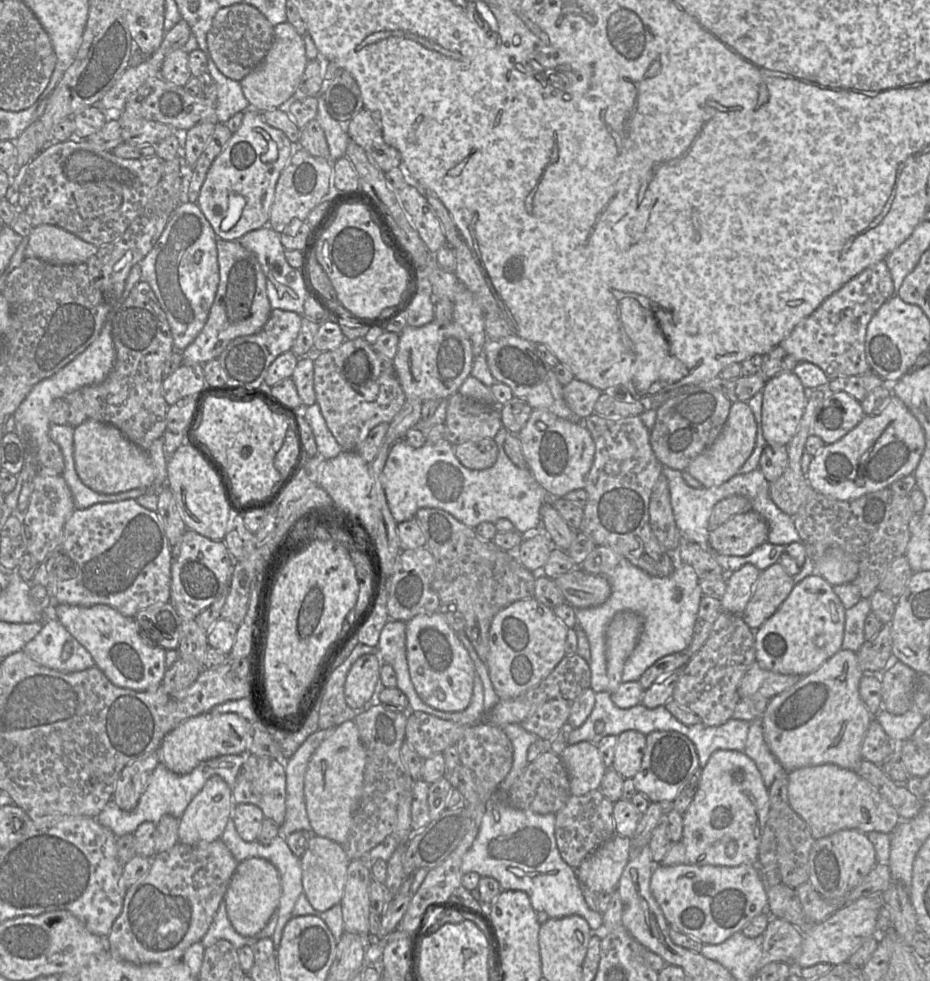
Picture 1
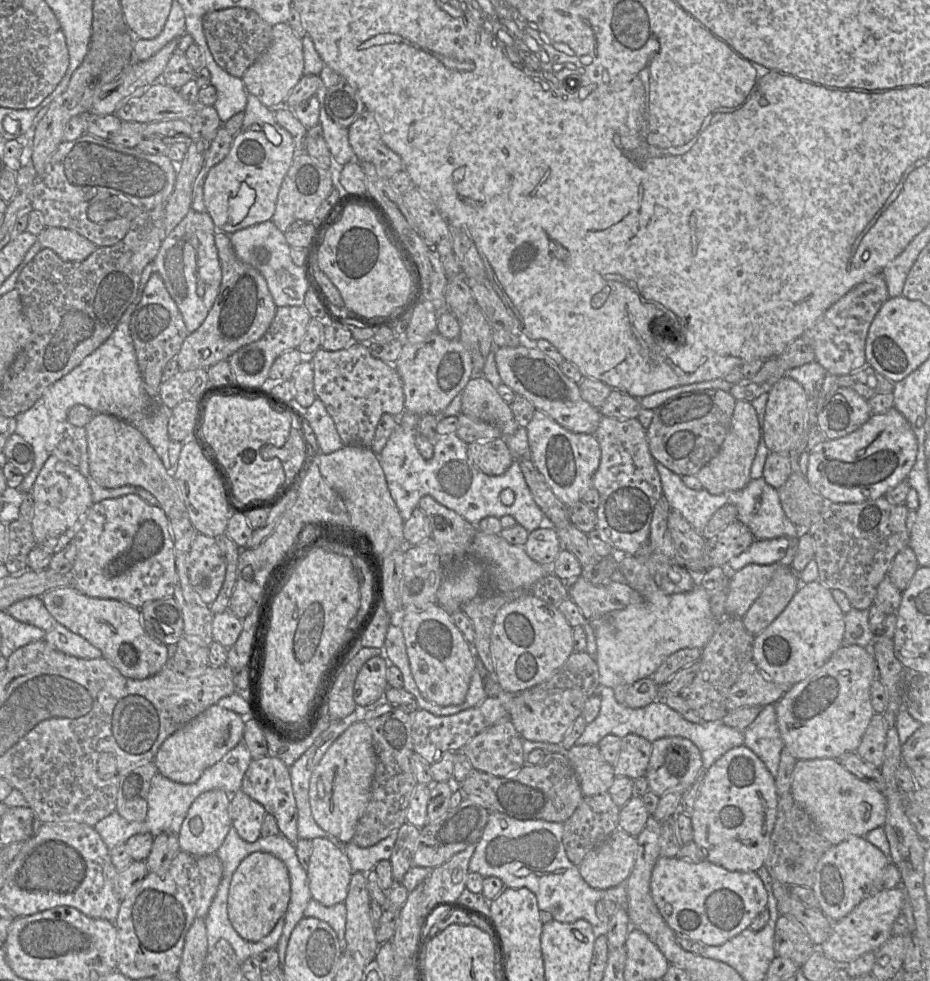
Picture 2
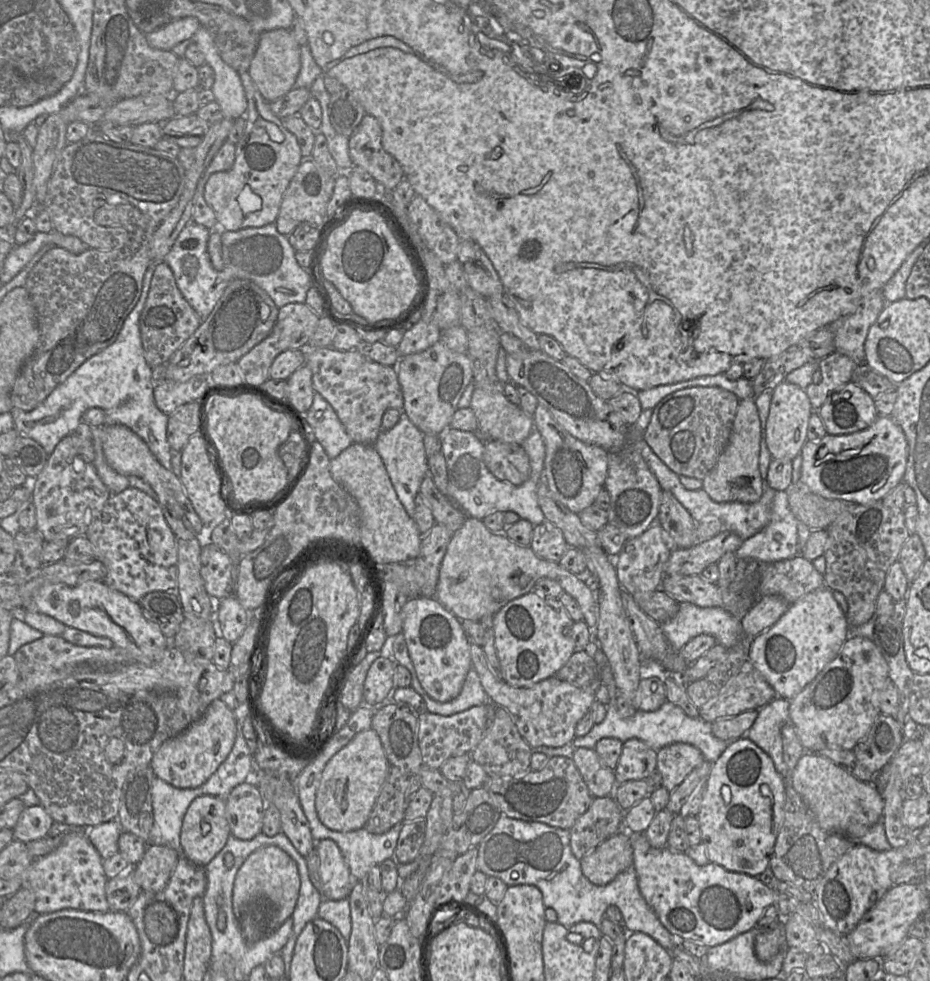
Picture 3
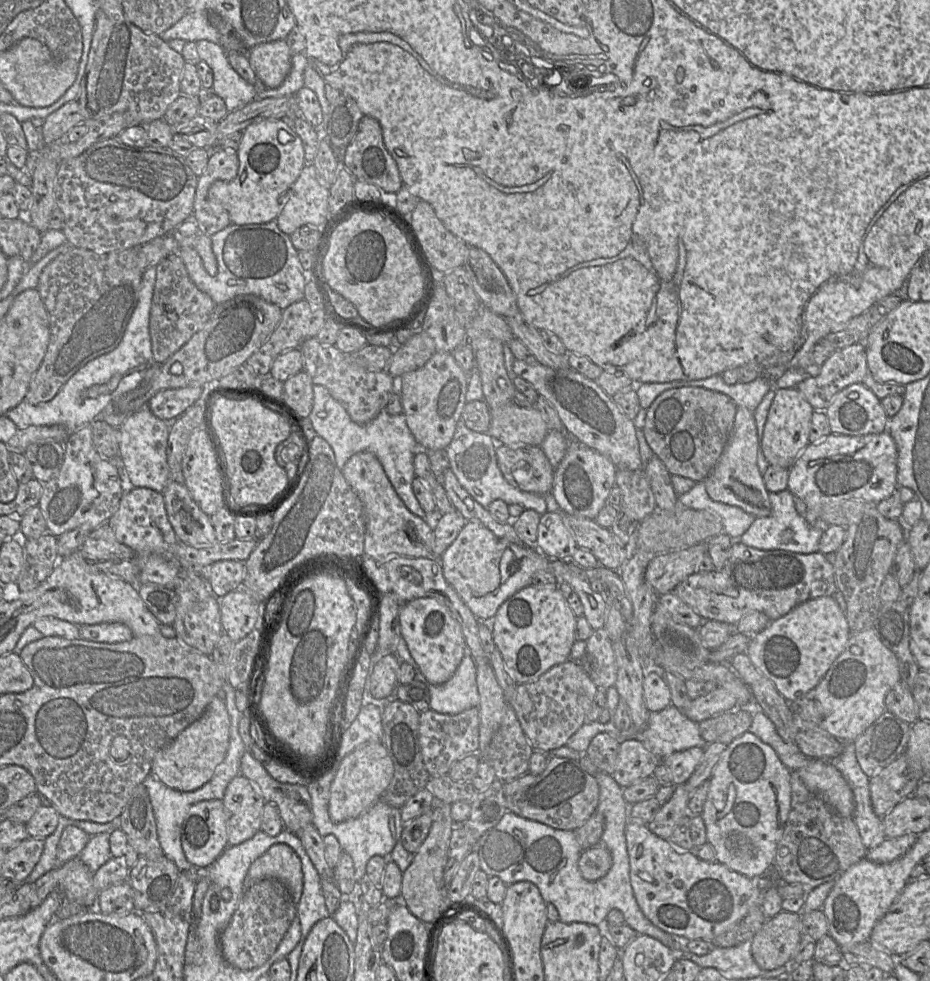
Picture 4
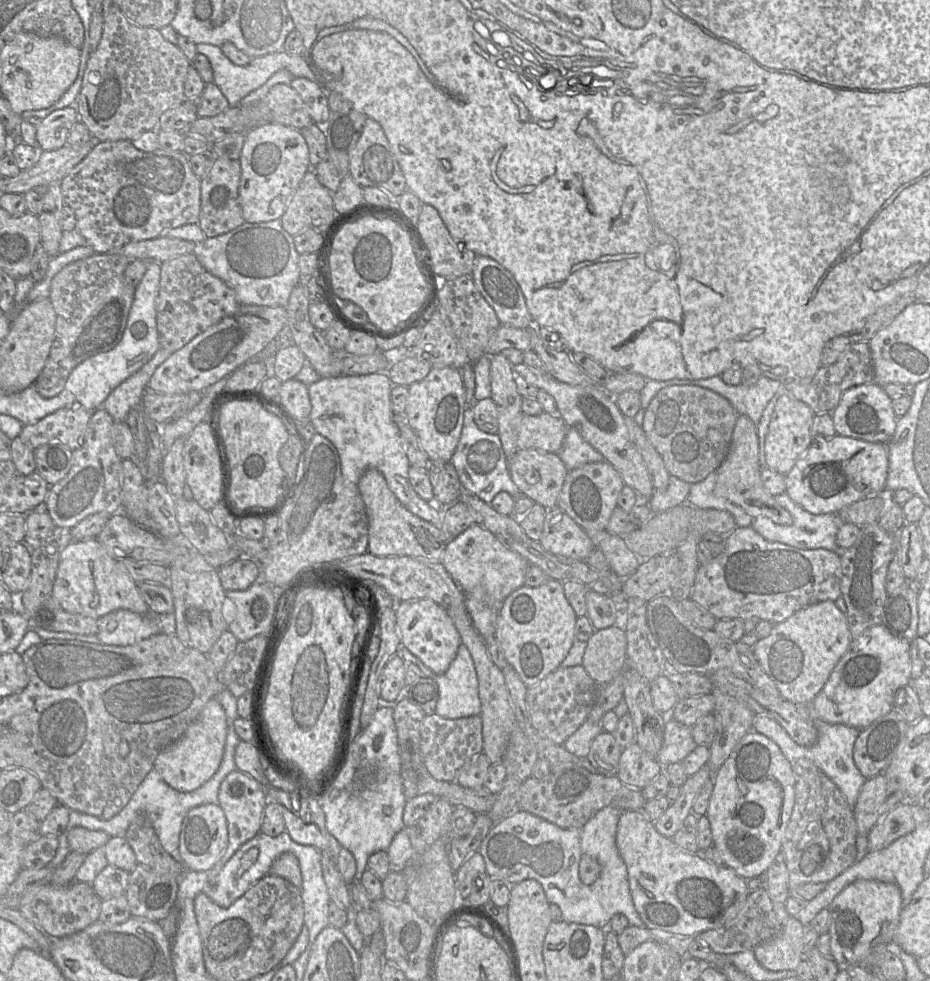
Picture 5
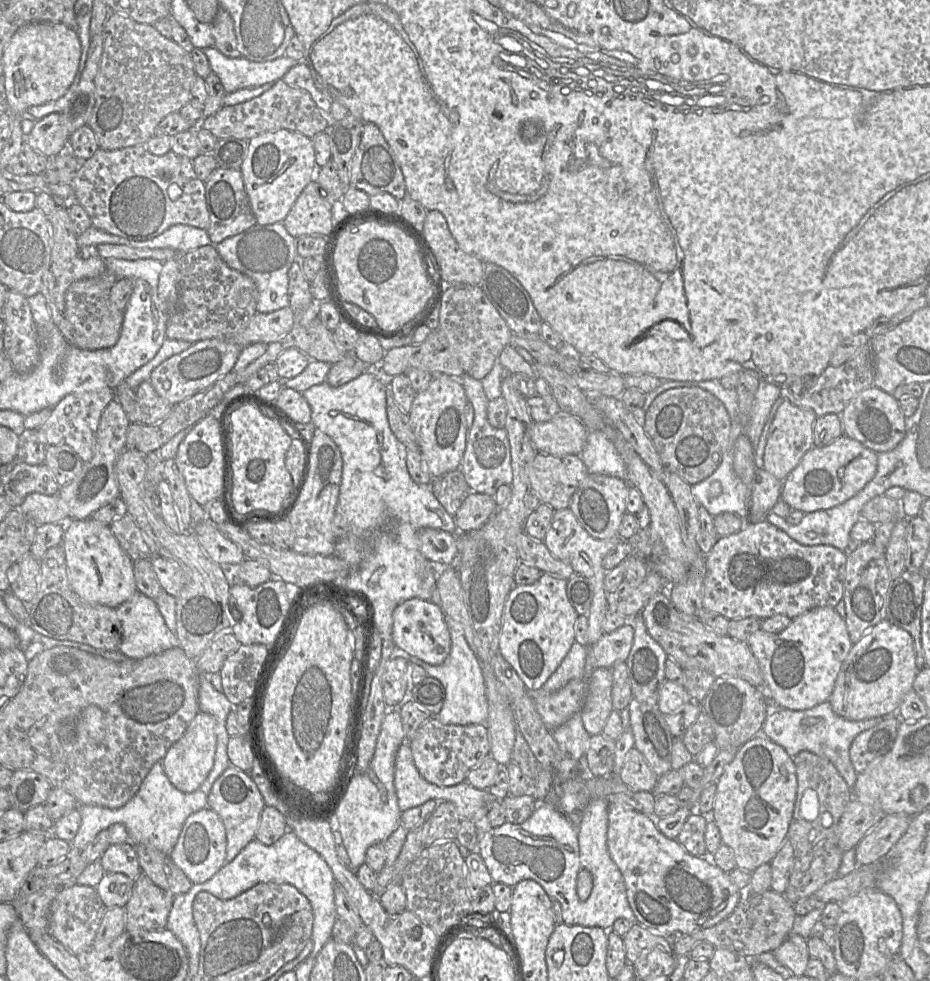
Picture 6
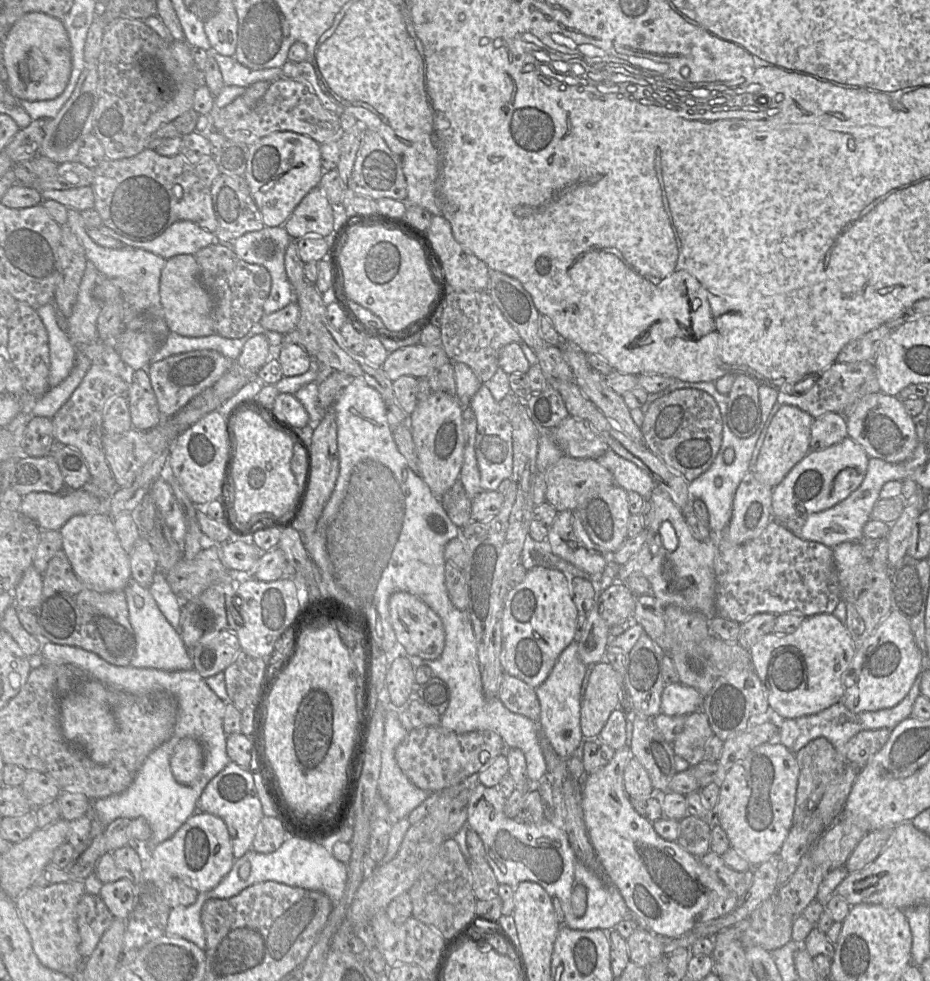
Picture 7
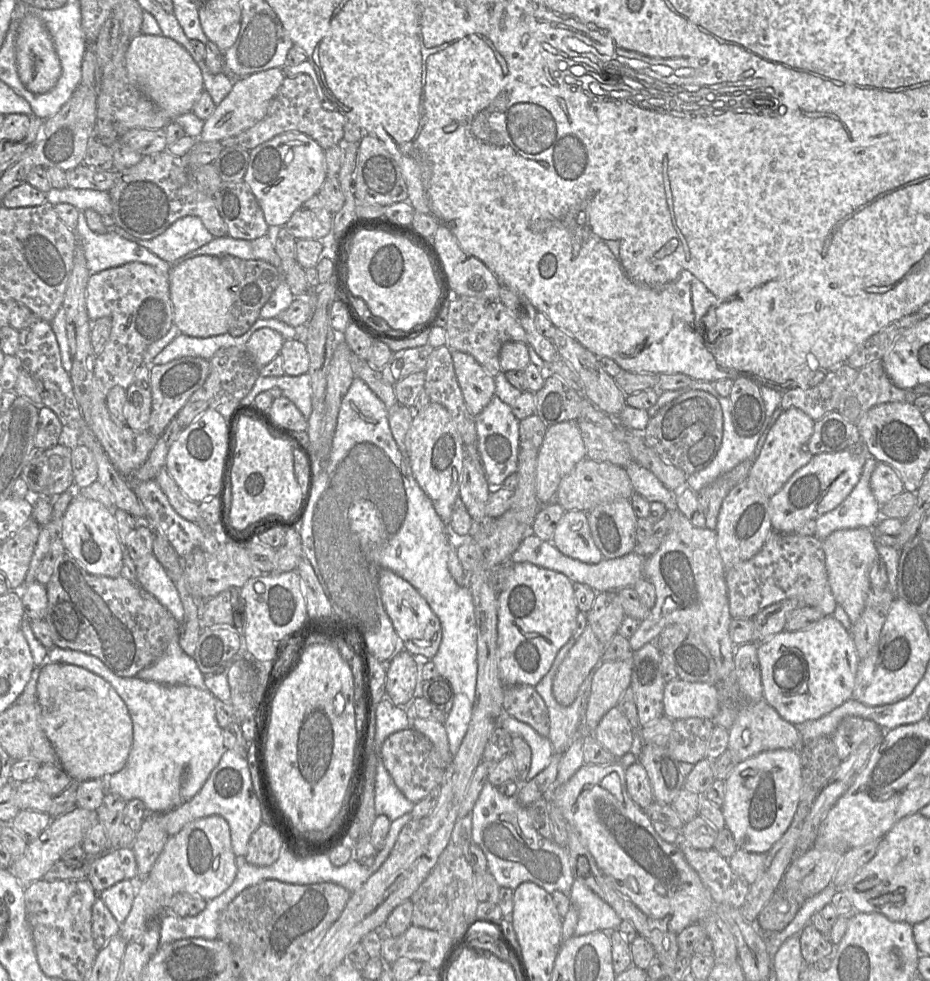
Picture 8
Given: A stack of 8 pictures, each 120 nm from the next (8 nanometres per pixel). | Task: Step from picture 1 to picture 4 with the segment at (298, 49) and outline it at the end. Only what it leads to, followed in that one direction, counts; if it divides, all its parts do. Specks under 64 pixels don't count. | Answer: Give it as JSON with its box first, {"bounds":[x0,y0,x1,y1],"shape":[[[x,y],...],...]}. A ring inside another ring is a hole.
{"bounds":[247,39,293,88],"shape":[[[285,39],[265,42],[250,48],[247,56],[258,78],[259,87],[277,88],[291,71],[293,53]]]}

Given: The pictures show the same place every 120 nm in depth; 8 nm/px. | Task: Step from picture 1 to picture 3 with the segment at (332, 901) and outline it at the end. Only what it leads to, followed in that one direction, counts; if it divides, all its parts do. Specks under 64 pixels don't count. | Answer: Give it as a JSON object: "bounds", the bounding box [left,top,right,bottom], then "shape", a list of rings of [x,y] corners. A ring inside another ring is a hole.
{"bounds":[315,839,355,900],"shape":[[[322,839],[316,841],[315,850],[320,860],[319,873],[324,900],[348,898],[355,880],[338,845],[332,839]]]}

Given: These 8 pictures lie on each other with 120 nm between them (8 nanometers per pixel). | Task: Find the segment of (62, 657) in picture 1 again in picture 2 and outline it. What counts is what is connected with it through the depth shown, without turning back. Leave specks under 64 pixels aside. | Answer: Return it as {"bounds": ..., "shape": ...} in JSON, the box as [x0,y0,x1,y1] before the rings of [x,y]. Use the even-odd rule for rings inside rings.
{"bounds":[44,623,102,659],"shape":[[[59,623],[54,629],[45,633],[44,641],[51,647],[77,658],[96,659],[102,657],[102,652],[98,648]]]}

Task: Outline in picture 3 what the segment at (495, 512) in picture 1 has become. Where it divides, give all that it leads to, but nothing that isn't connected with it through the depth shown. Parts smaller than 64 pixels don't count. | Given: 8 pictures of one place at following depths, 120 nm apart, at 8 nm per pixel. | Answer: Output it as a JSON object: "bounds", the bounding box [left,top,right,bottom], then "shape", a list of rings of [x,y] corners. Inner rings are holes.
{"bounds":[373,411,546,526],"shape":[[[401,411],[397,424],[387,431],[380,431],[373,444],[382,458],[399,501],[407,514],[413,519],[415,512],[414,499],[419,492],[423,478],[430,474],[423,435],[424,433],[411,422],[407,414]],[[447,428],[443,434],[438,435],[441,436],[441,452],[447,466],[447,497],[467,516],[482,520],[493,512],[513,511],[534,526],[544,521],[544,513],[538,504],[537,486],[543,479],[546,450],[543,438],[536,428],[532,429],[521,444],[529,456],[531,466],[529,479],[521,485],[499,480],[488,470],[483,461],[485,441],[482,441],[476,433]]]}

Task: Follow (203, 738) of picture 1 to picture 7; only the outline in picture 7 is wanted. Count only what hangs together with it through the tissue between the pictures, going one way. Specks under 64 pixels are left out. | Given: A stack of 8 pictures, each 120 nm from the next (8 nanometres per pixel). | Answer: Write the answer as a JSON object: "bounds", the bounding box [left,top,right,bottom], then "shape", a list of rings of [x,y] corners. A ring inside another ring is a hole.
{"bounds":[170,737,203,785],"shape":[[[190,737],[179,741],[170,759],[173,777],[183,785],[190,785],[199,778],[203,764],[203,747],[196,739]]]}

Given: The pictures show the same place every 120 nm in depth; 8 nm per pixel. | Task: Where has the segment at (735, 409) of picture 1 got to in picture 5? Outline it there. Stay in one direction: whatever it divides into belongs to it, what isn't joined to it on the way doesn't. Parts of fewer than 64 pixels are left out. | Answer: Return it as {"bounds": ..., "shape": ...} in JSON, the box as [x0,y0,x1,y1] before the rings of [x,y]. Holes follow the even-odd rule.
{"bounds":[714,415,793,526],"shape":[[[737,415],[736,424],[732,433],[732,440],[728,454],[717,469],[717,479],[714,487],[716,496],[724,497],[740,506],[752,518],[764,516],[774,523],[790,526],[793,524],[791,514],[781,507],[764,488],[761,480],[761,470],[758,457],[757,425],[746,415]]]}

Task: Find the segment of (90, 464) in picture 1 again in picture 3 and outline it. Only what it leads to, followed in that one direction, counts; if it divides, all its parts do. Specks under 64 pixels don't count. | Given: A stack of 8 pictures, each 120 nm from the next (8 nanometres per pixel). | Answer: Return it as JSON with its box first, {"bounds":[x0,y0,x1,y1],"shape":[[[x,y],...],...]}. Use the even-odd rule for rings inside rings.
{"bounds":[103,425,206,539],"shape":[[[103,425],[103,452],[108,465],[126,477],[138,476],[147,482],[158,496],[164,518],[177,539],[203,538],[206,527],[195,512],[183,485],[171,470],[165,469],[152,454],[147,444],[124,425]]]}

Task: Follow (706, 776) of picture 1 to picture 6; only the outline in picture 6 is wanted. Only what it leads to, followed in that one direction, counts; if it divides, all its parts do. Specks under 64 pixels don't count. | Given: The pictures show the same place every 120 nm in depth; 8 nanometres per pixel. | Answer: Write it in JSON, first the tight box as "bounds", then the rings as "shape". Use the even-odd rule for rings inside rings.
{"bounds":[709,735,797,873],"shape":[[[756,735],[738,749],[734,759],[725,767],[722,775],[717,780],[716,788],[717,789],[714,798],[713,808],[711,811],[711,816],[709,817],[717,825],[721,834],[722,843],[729,846],[733,851],[737,868],[752,873],[759,866],[770,863],[772,859],[776,856],[785,839],[787,838],[788,828],[791,818],[793,816],[793,810],[797,794],[797,776],[793,757],[789,756],[782,746],[774,743],[766,736]]]}

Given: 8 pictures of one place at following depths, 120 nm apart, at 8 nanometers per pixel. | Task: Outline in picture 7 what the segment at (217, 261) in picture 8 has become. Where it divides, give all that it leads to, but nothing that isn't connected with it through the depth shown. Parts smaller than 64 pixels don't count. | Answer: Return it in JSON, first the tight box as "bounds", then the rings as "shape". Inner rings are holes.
{"bounds":[160,255,215,337],"shape":[[[177,255],[166,261],[160,277],[160,299],[169,331],[187,337],[205,337],[215,333],[213,302],[200,283],[199,266],[194,255]]]}

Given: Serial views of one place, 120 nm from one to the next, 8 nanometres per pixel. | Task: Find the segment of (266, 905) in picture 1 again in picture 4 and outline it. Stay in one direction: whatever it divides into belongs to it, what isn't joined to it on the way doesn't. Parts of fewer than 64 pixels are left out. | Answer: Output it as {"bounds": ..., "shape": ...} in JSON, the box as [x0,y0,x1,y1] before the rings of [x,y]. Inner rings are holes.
{"bounds":[245,844,303,905],"shape":[[[287,844],[272,845],[262,856],[253,861],[245,877],[245,890],[263,879],[276,879],[288,889],[297,905],[303,893],[301,860]]]}

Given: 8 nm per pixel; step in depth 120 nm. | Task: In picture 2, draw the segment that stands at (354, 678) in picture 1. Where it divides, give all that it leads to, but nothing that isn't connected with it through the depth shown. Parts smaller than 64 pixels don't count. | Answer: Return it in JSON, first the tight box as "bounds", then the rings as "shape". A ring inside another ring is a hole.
{"bounds":[354,655,388,706],"shape":[[[380,655],[370,658],[360,669],[354,684],[354,700],[358,706],[376,702],[388,687],[388,666]]]}

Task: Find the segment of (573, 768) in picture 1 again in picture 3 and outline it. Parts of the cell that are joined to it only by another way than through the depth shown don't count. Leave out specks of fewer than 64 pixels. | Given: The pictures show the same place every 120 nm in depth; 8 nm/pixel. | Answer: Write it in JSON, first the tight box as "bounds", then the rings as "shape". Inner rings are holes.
{"bounds":[572,748,617,796],"shape":[[[575,748],[572,759],[592,796],[613,795],[617,786],[614,770],[601,762],[595,749]]]}

